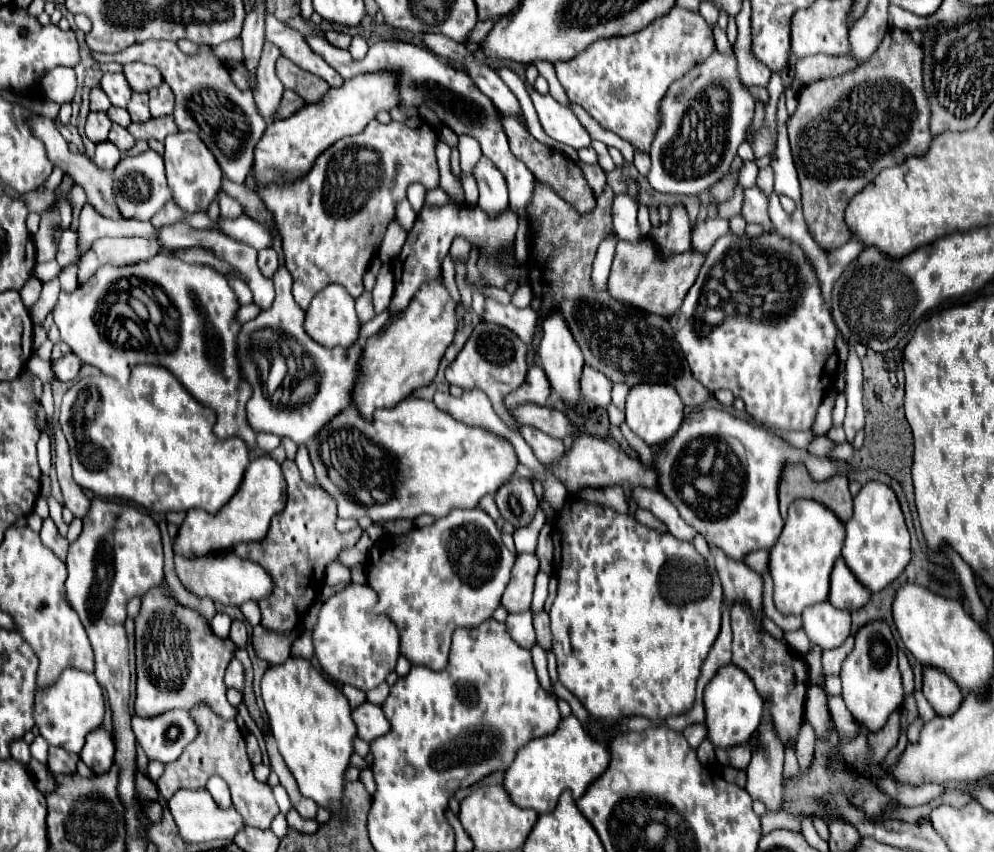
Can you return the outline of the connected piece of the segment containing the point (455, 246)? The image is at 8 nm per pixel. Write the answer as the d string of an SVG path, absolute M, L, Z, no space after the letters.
M456 237L454 243L452 243L452 247L450 247L450 253L452 253L454 259L458 259L458 257L466 259L468 253L470 253L470 243L464 237Z

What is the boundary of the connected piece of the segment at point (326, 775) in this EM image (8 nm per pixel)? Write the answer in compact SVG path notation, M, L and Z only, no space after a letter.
M288 659L280 667L268 667L262 677L262 699L278 749L300 793L332 815L346 817L342 803L346 785L344 773L354 755L356 737L348 699L334 683L326 681L308 659Z

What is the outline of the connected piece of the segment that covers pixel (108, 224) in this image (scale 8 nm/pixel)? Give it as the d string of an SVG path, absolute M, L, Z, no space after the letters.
M84 205L80 213L80 227L78 227L78 239L82 249L90 249L92 243L100 237L152 237L154 227L150 223L142 221L110 221L102 217L92 205Z

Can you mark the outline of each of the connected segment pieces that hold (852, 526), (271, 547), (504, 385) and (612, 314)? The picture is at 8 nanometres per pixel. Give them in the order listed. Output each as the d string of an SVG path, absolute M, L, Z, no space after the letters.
M878 481L866 483L854 497L854 515L846 523L846 541L842 557L854 577L870 591L882 591L910 563L910 533L894 491Z
M294 461L282 463L284 477L288 483L288 501L282 513L274 515L268 535L256 543L240 543L234 547L234 553L242 559L250 559L262 565L272 581L274 591L270 597L260 599L258 607L262 611L260 625L268 631L290 635L304 615L308 607L316 601L318 593L324 585L324 567L344 549L354 547L362 535L362 529L352 529L348 533L338 533L334 529L334 501L320 487L308 487L298 473Z
M482 321L474 327L472 335L468 337L464 349L458 353L454 363L450 363L446 367L446 381L452 383L452 385L458 385L462 389L470 389L470 387L464 387L464 385L486 385L486 387L478 387L478 389L482 389L490 397L492 407L502 421L510 429L519 432L520 426L504 406L504 397L508 393L516 391L524 383L526 371L528 371L526 355L528 355L528 347L526 347L526 343L522 343L518 339L518 335L514 335L506 327L498 327L494 323Z
M538 181L534 185L532 201L526 207L528 225L530 225L530 257L528 257L526 267L528 267L528 281L530 281L530 287L534 293L532 309L538 315L538 325L536 325L536 333L534 333L536 359L538 359L538 345L542 339L542 321L548 315L552 315L554 311L558 311L566 319L568 329L572 331L576 343L580 345L586 365L598 367L598 371L602 371L606 377L610 377L612 383L626 383L628 387L634 387L640 383L666 383L678 391L684 405L694 405L694 407L704 405L710 397L710 391L706 391L706 387L702 387L702 383L698 383L692 377L688 361L674 337L674 331L672 331L668 319L654 315L654 313L646 313L636 307L630 307L630 305L610 297L608 291L602 291L602 293L594 291L592 281L590 281L592 261L598 251L598 245L612 231L612 213L610 211L612 211L614 191L610 189L610 185L606 185L604 191L596 199L598 199L596 209L592 213L580 215L574 207L568 207L568 203L564 199L560 199L550 185L538 183Z

